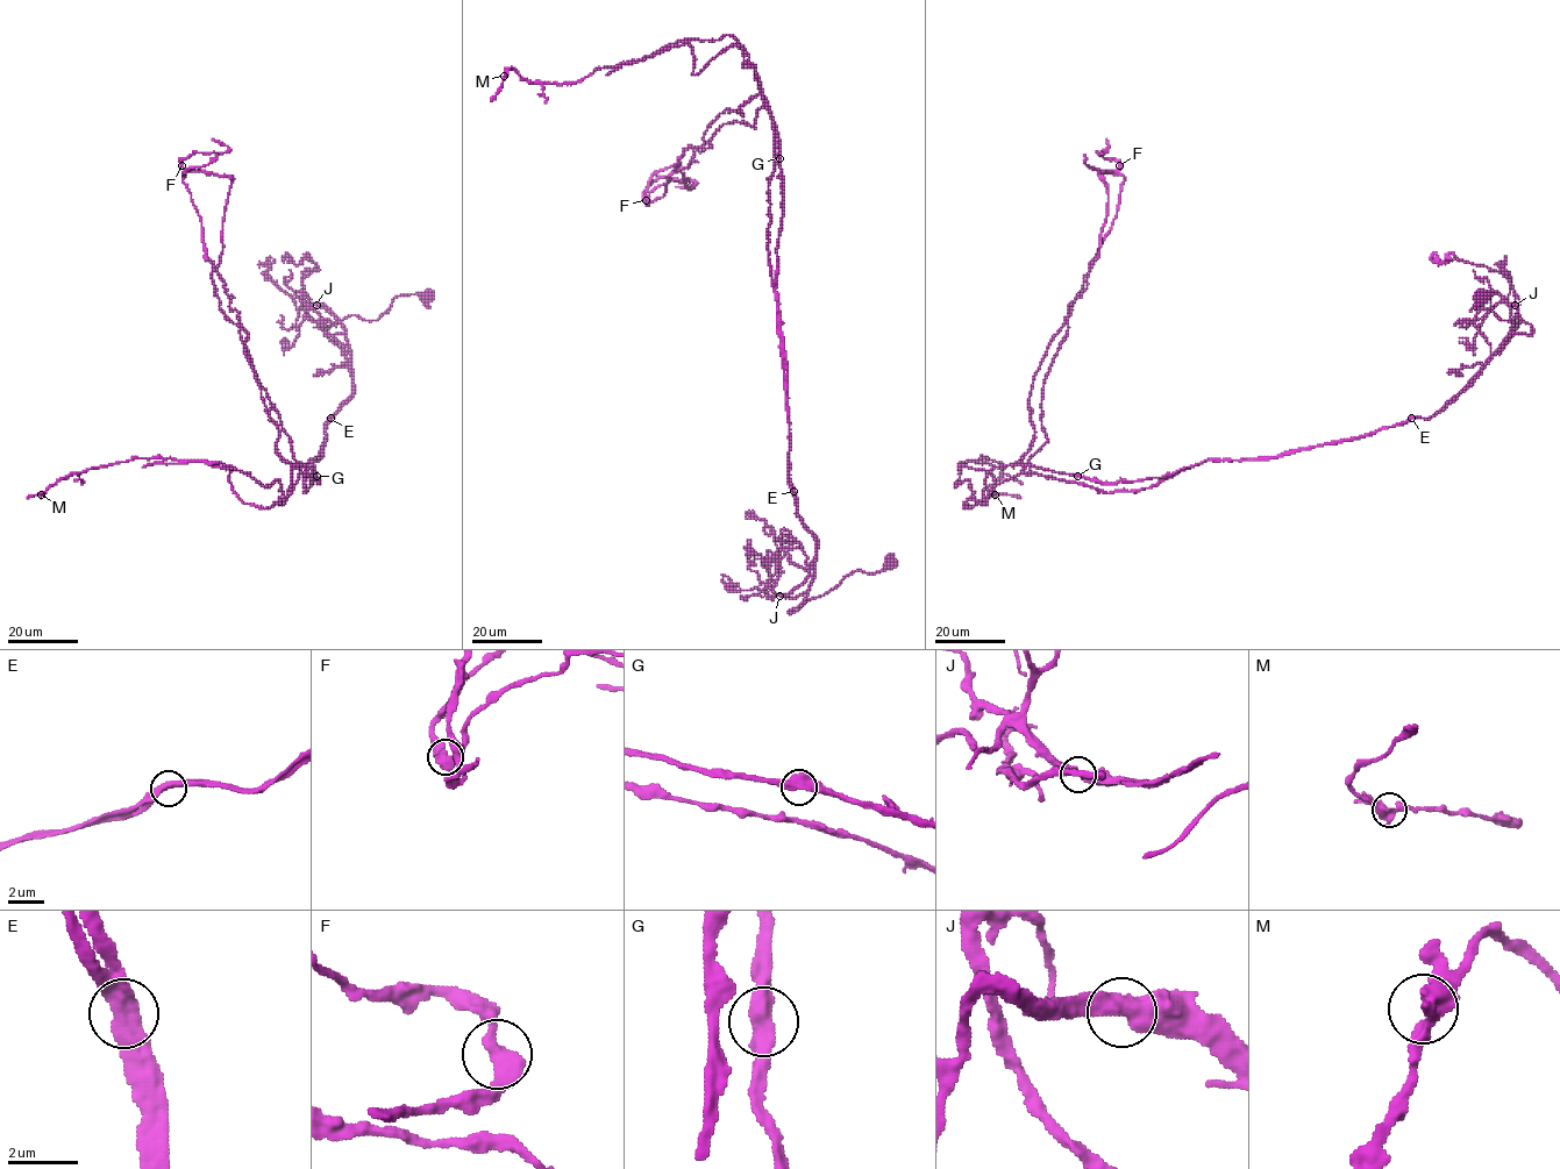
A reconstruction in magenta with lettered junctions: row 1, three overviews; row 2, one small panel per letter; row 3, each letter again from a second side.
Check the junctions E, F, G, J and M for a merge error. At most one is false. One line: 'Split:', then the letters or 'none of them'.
Split: E

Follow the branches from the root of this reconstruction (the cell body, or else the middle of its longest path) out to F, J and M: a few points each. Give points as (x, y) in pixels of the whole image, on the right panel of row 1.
F: (1482, 296), (1531, 335), (1427, 419), (1133, 482), (1014, 464), (1098, 252), (1098, 173), (1119, 165)
J: (1482, 296), (1493, 294), (1490, 307), (1503, 320), (1517, 315), (1529, 323), (1530, 335), (1511, 332), (1515, 305)
M: (1482, 296), (1531, 335), (1427, 419), (1139, 490), (1020, 473), (983, 505), (959, 467), (1001, 463), (995, 494)

